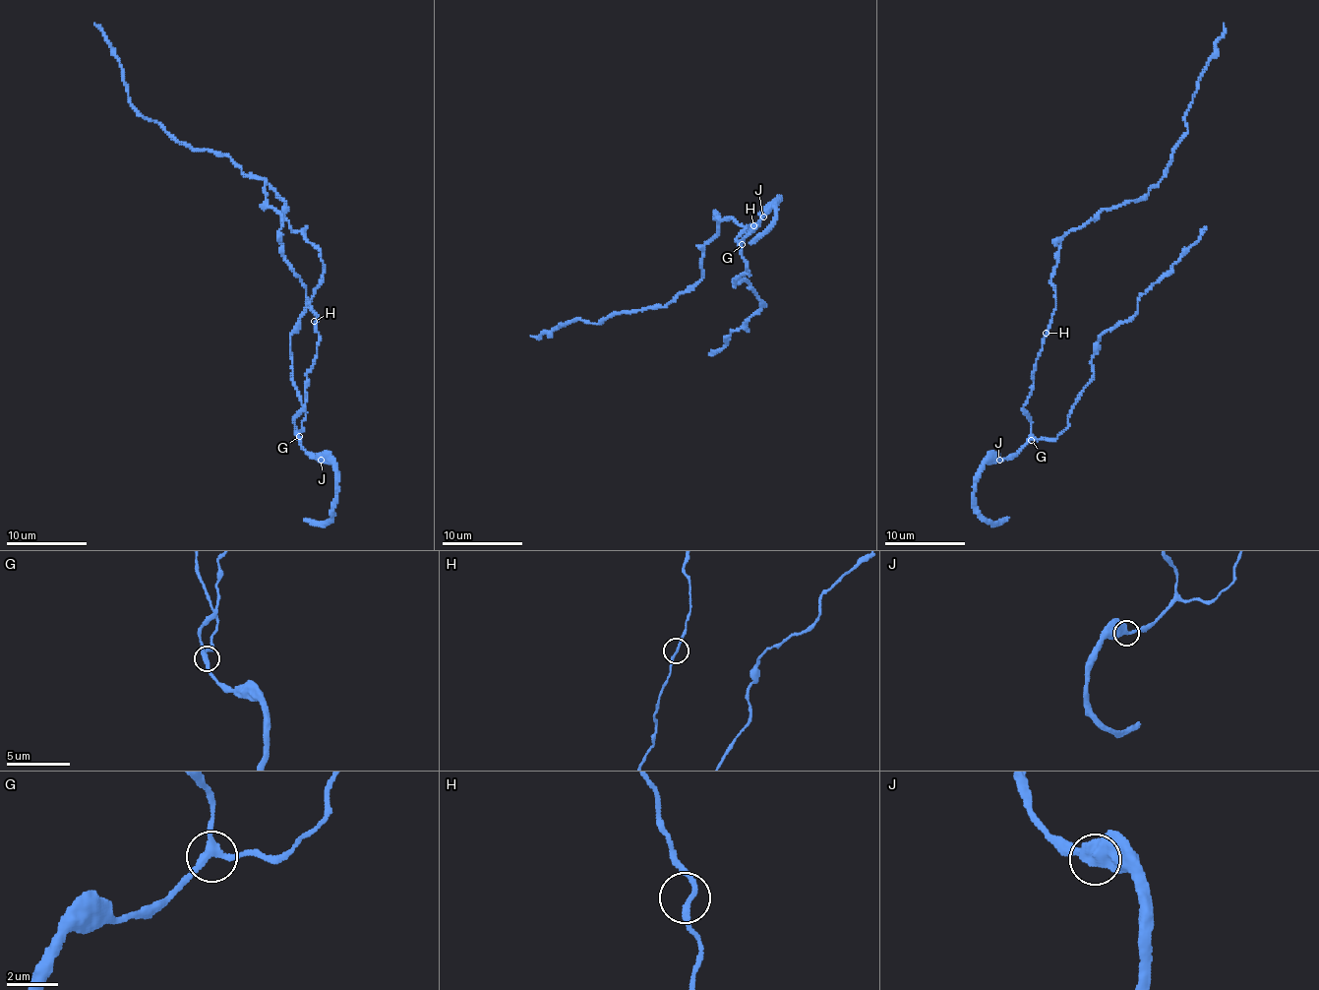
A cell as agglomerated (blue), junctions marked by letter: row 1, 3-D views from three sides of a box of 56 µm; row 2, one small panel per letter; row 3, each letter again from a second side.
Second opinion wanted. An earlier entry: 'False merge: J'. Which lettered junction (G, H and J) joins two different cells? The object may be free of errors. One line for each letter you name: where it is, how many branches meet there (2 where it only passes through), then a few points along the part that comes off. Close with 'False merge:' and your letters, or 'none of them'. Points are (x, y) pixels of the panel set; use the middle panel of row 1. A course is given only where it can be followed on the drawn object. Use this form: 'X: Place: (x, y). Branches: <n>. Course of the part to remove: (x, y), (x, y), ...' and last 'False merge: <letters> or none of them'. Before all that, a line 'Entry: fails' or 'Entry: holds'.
Entry: holds
J: Place: (763, 216). Branches: 2. Course of the part to remove: (762, 216), (777, 201), (777, 214), (767, 228), (749, 243)
False merge: J

